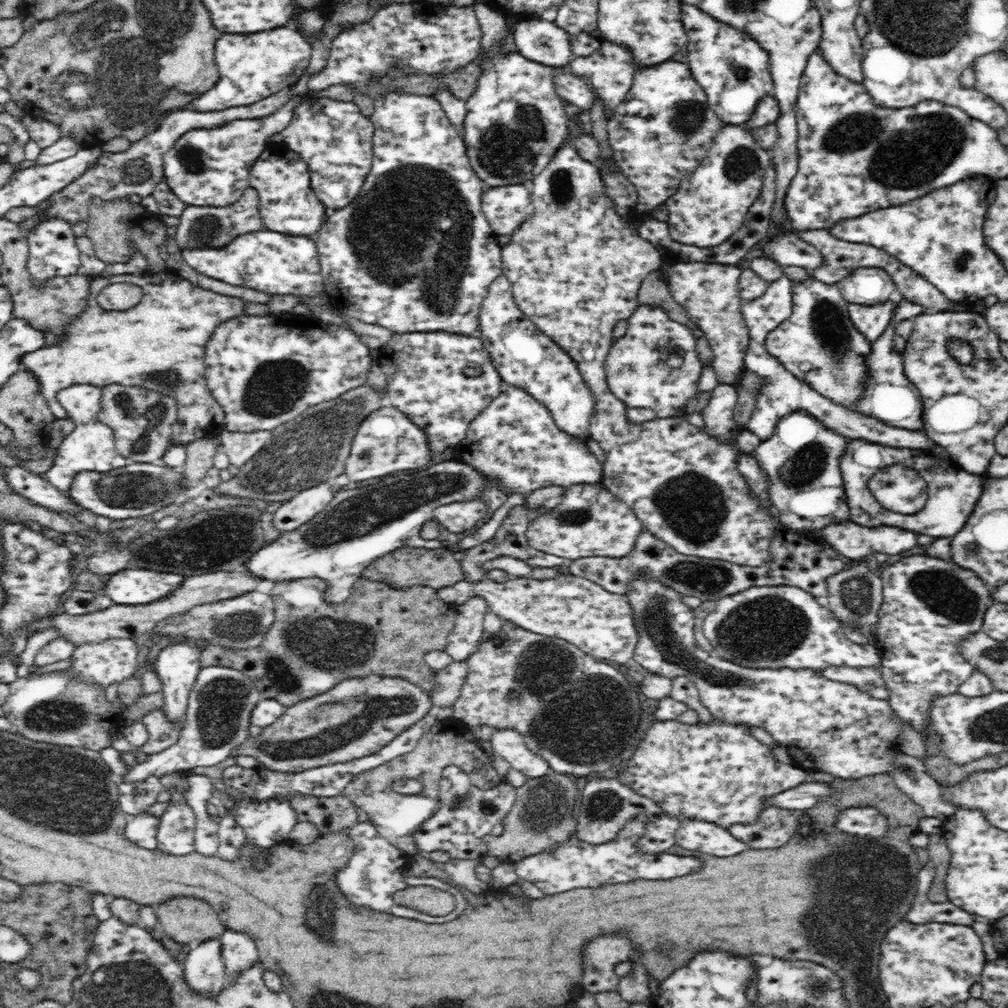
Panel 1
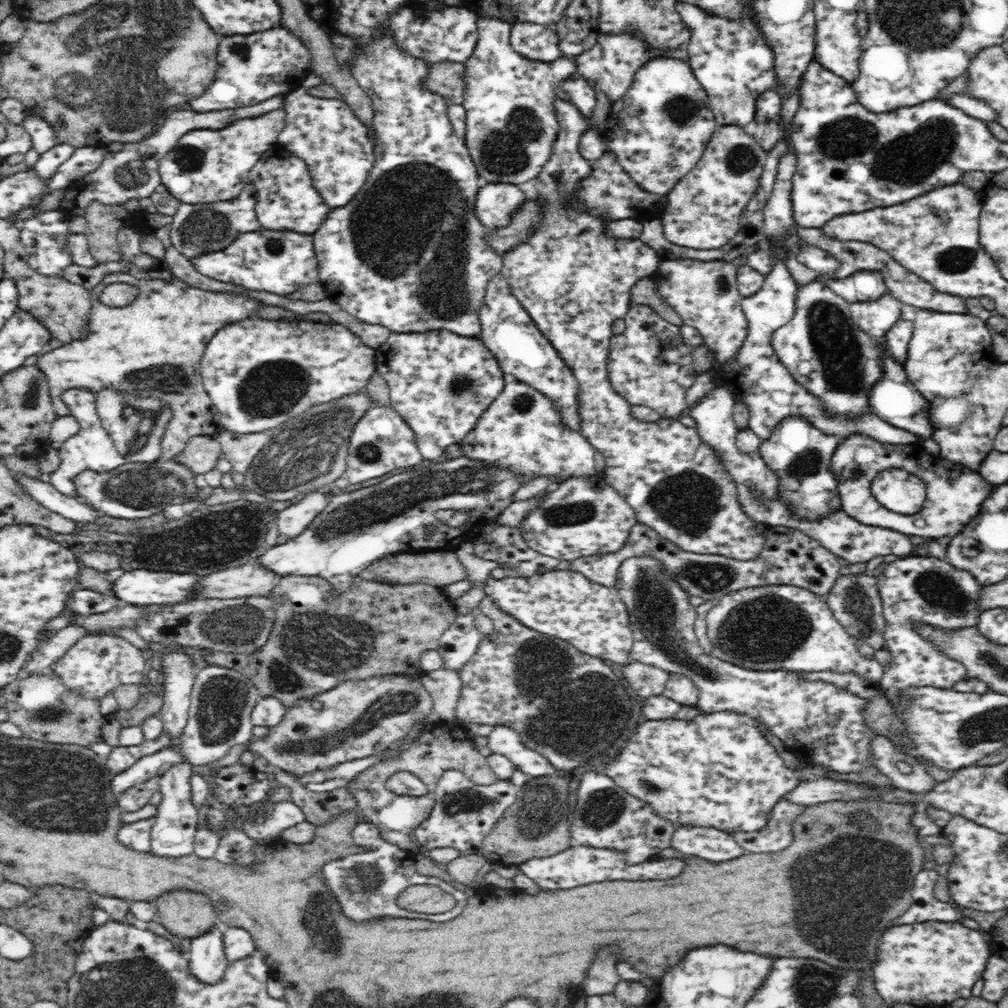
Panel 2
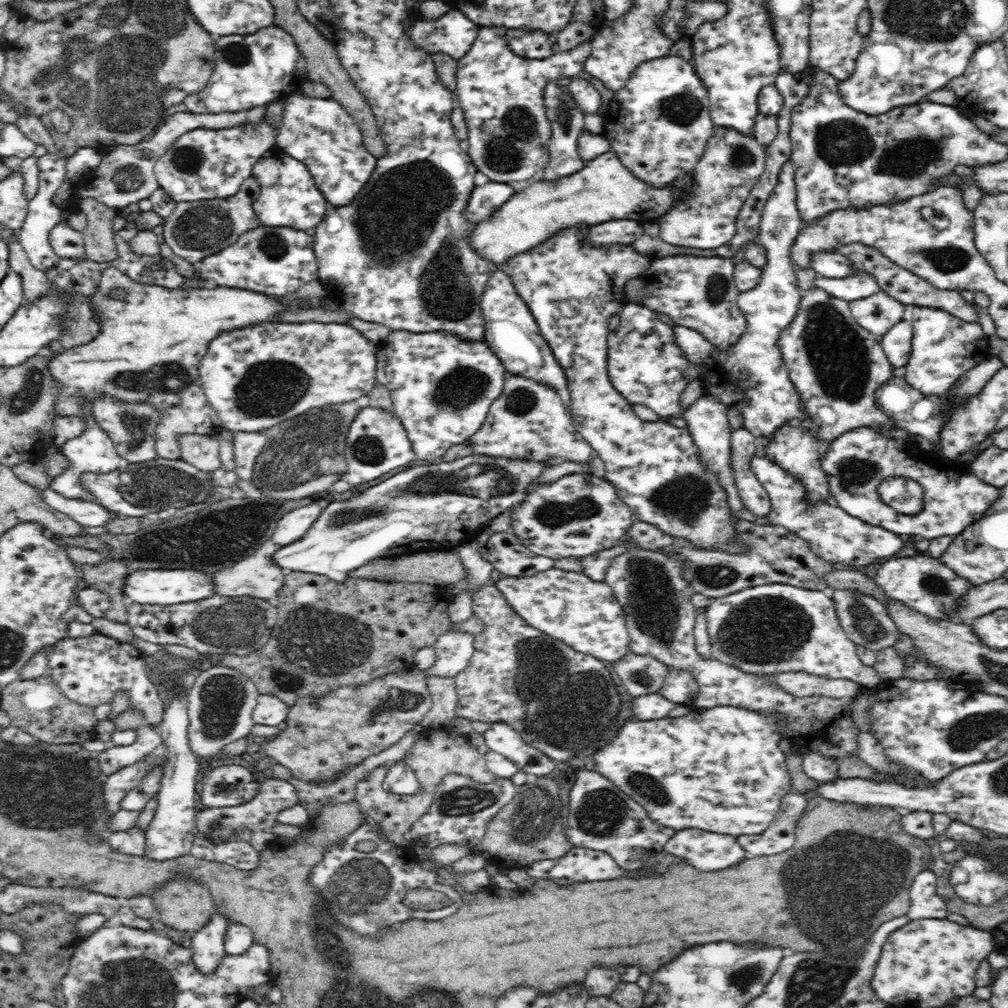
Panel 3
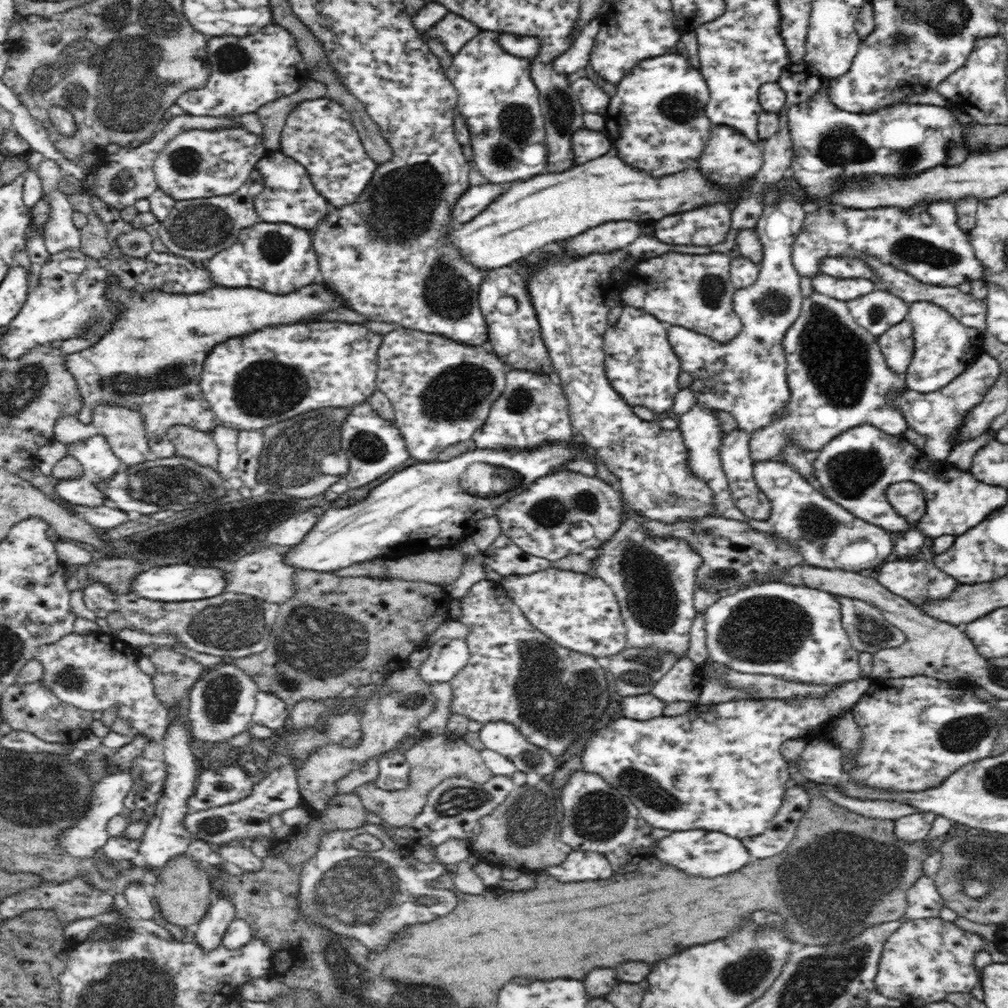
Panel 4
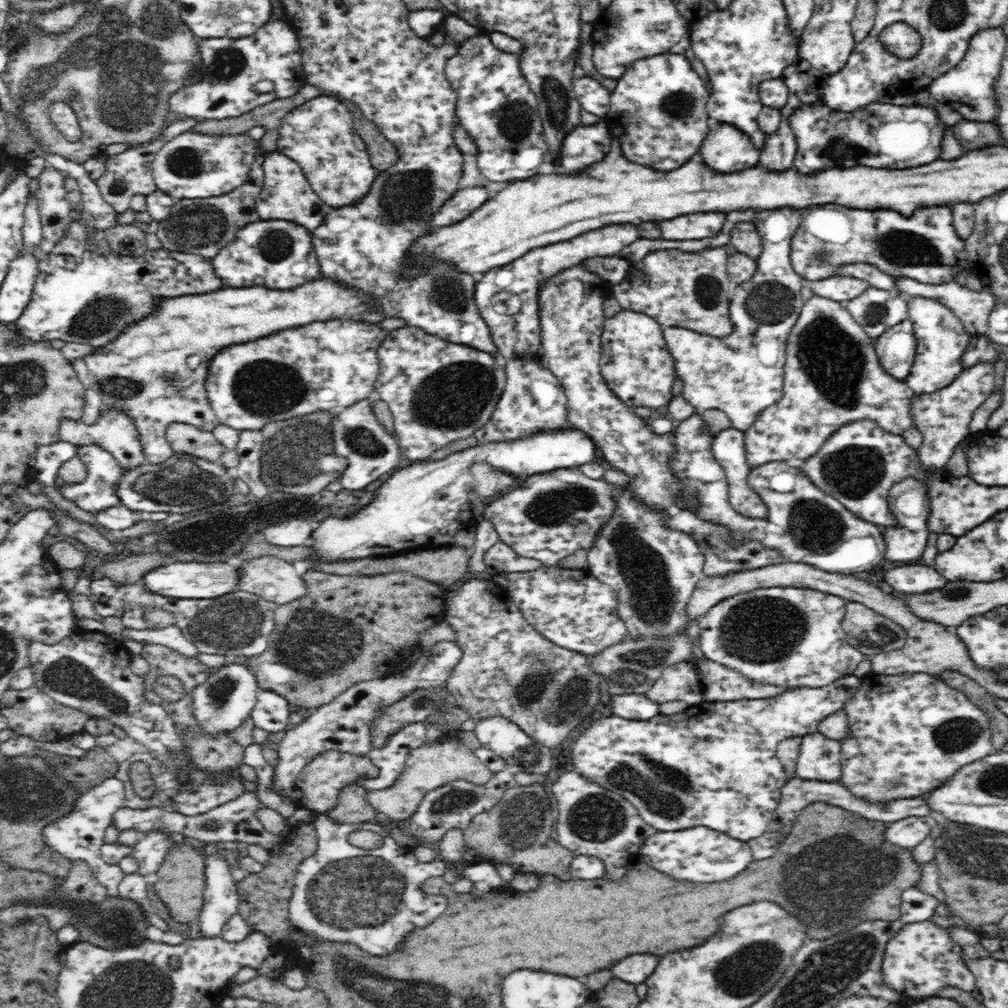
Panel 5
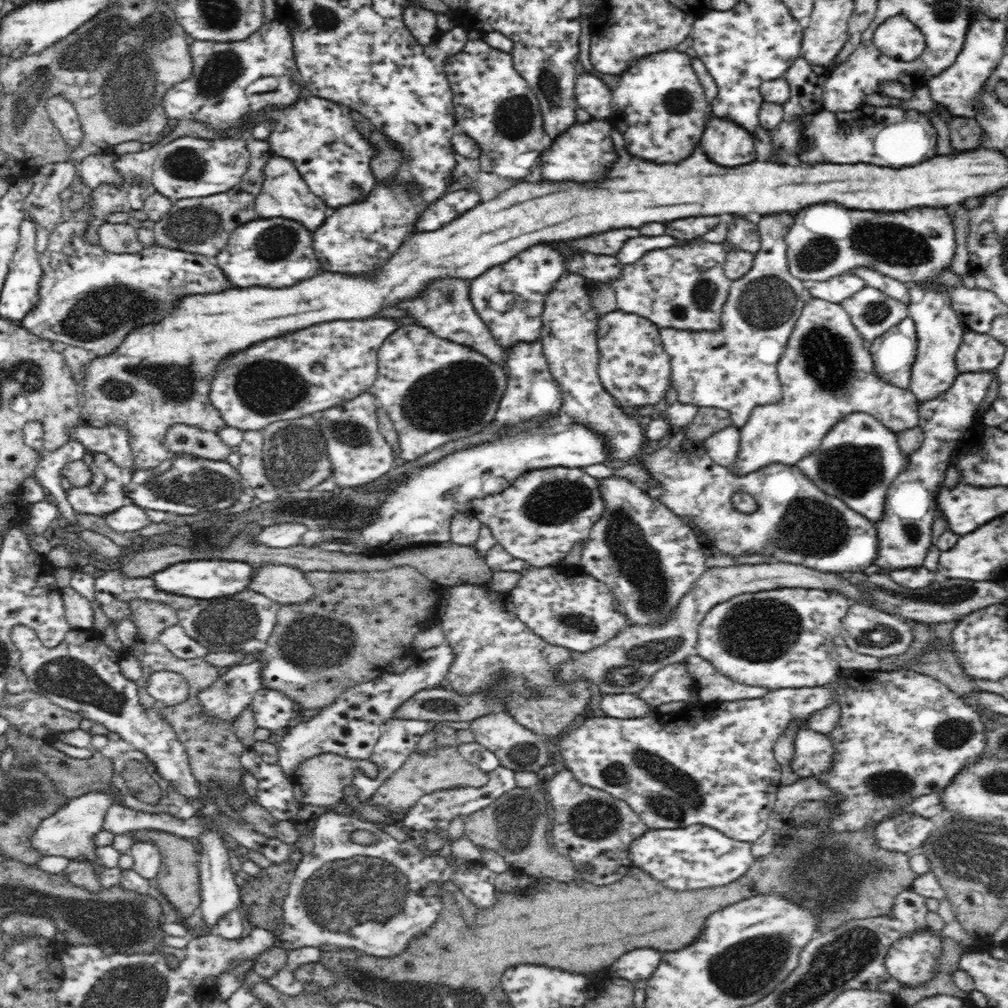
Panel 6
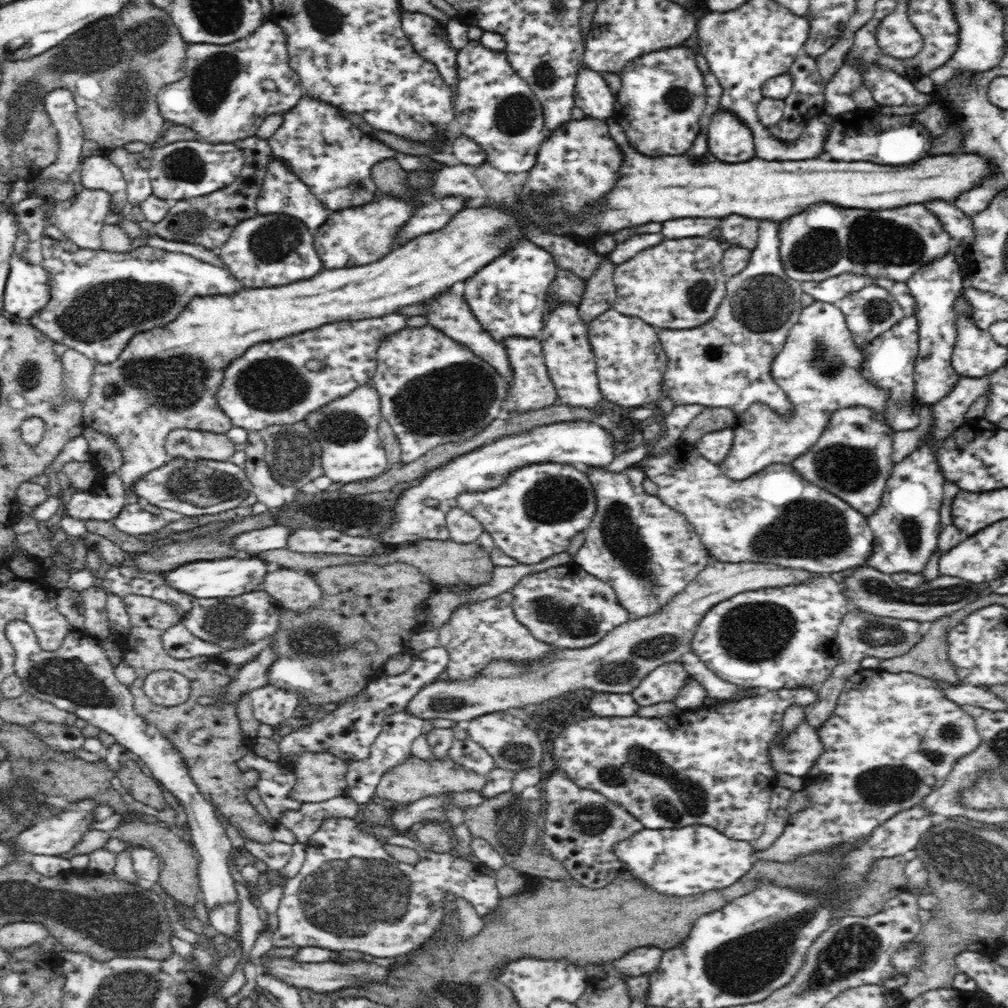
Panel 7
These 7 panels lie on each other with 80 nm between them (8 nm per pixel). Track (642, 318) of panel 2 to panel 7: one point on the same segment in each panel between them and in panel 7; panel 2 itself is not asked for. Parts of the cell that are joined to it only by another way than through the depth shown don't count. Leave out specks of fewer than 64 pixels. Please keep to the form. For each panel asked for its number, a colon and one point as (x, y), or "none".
3: (644, 364)
4: (640, 364)
5: (635, 363)
6: (634, 368)
7: (630, 360)

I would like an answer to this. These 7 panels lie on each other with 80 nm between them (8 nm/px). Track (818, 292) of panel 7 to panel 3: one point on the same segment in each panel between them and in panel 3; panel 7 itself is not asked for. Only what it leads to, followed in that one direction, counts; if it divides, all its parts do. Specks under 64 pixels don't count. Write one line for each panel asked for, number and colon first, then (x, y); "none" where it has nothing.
3: (861, 285)
4: (845, 290)
5: (839, 288)
6: (835, 290)

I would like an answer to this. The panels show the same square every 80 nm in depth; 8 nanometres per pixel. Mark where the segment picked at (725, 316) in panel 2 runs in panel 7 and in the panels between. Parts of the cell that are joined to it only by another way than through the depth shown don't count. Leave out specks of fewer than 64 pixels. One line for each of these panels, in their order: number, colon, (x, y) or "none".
3: (699, 292)
4: (695, 292)
5: (693, 291)
6: (684, 287)
7: (677, 284)

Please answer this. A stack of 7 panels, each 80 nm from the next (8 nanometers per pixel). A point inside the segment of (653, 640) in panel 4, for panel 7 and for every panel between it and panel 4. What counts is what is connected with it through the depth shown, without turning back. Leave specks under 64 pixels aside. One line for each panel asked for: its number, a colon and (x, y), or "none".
5: (653, 569)
6: (650, 557)
7: (647, 552)

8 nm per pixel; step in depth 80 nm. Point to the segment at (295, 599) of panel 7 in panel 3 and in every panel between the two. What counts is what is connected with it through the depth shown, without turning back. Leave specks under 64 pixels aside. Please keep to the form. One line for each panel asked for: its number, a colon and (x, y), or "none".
3: (258, 576)
4: (265, 575)
5: (275, 580)
6: (287, 585)

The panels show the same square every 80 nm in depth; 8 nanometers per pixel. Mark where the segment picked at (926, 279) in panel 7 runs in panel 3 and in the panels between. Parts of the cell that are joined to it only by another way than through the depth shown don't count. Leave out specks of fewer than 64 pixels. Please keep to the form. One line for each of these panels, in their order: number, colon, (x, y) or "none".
3: (944, 347)
4: (944, 347)
5: (941, 338)
6: (939, 330)

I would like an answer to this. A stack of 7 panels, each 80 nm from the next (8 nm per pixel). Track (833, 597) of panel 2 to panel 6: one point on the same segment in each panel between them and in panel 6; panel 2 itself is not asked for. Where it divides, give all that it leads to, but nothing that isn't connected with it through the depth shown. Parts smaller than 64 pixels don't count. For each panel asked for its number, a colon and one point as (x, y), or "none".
3: (865, 620)
4: (868, 631)
5: (866, 630)
6: (867, 631)

